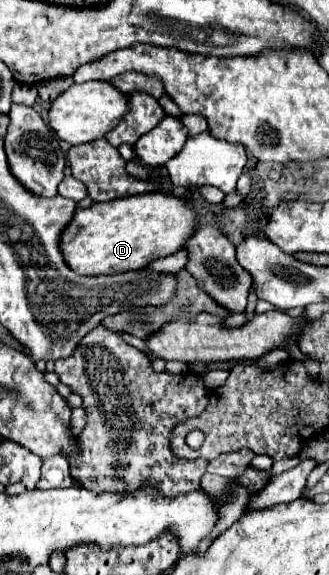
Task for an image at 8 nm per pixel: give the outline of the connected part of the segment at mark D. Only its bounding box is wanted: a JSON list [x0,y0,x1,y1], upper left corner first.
[60,193,196,275]

